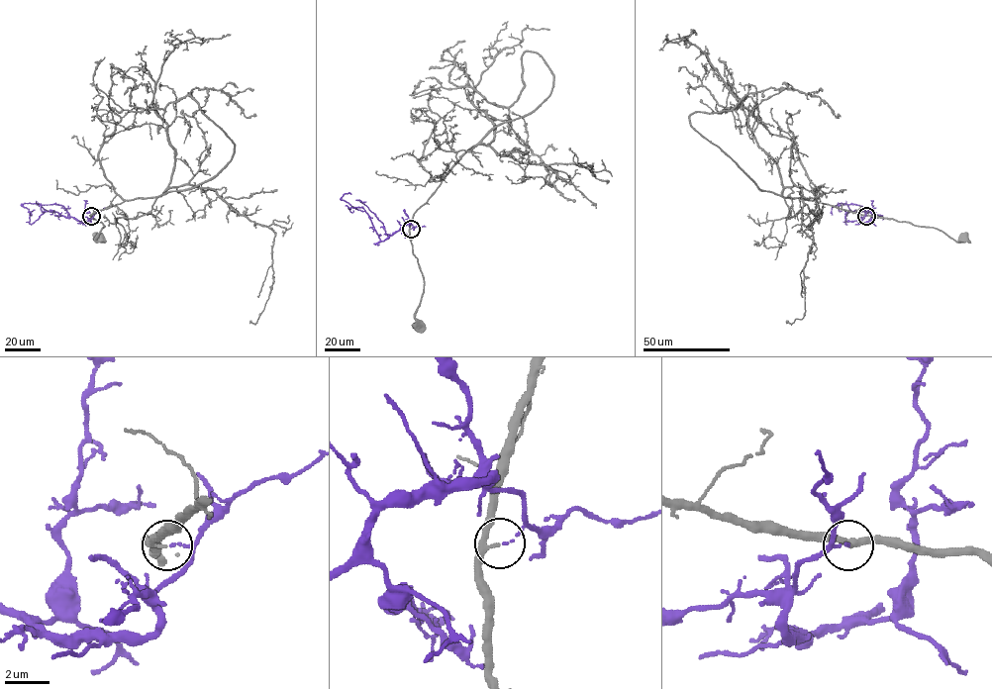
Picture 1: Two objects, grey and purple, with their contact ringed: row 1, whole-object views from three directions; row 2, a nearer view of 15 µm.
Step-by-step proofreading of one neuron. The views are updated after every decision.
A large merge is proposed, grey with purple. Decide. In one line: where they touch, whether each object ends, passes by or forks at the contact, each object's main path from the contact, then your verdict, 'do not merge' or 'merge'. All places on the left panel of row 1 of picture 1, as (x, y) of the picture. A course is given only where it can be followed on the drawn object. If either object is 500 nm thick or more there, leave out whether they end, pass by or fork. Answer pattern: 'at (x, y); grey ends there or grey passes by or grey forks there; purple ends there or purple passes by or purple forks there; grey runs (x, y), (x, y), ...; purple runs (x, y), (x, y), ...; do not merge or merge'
at (91, 216); grey passes by; purple ends there; grey runs (91, 216), (105, 226), (98, 237); purple runs (91, 216), (90, 223), (81, 223), (57, 212), (48, 211), (36, 203), (22, 204), (32, 215); do not merge

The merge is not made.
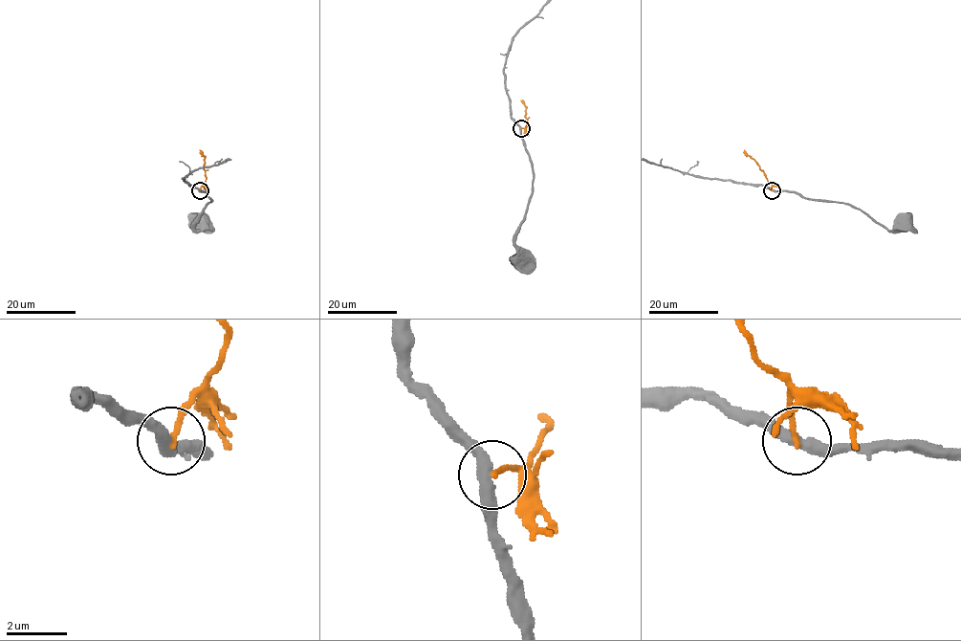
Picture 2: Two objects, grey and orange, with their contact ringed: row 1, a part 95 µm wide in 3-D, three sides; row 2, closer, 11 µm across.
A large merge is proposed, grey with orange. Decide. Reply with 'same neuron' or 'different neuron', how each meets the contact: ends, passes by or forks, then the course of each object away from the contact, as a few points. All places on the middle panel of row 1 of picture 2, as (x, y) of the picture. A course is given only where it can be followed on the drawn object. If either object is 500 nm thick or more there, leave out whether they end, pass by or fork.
different neuron; grey passes by; orange ends; course grey (521, 129), (521, 139), (533, 164), (534, 182), (532, 197), (515, 240), (520, 252), (519, 258); course orange (521, 129), (527, 123), (525, 105), (521, 100)

